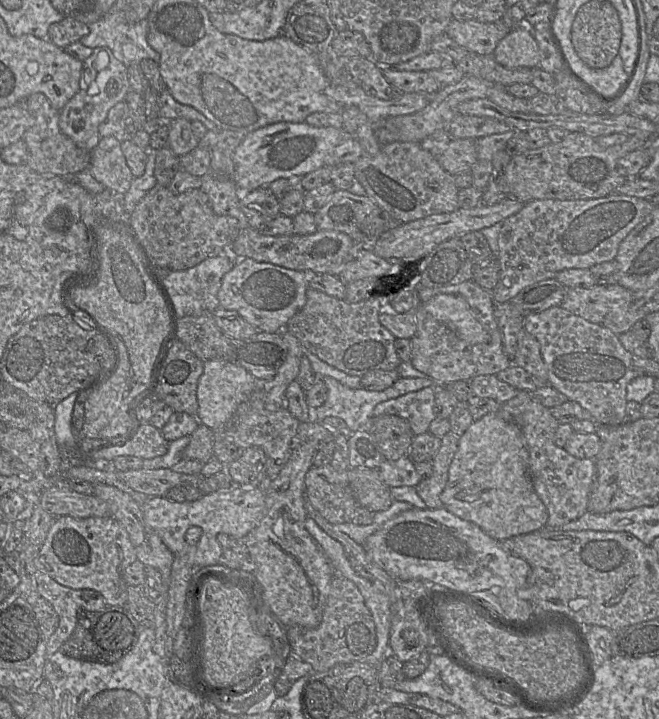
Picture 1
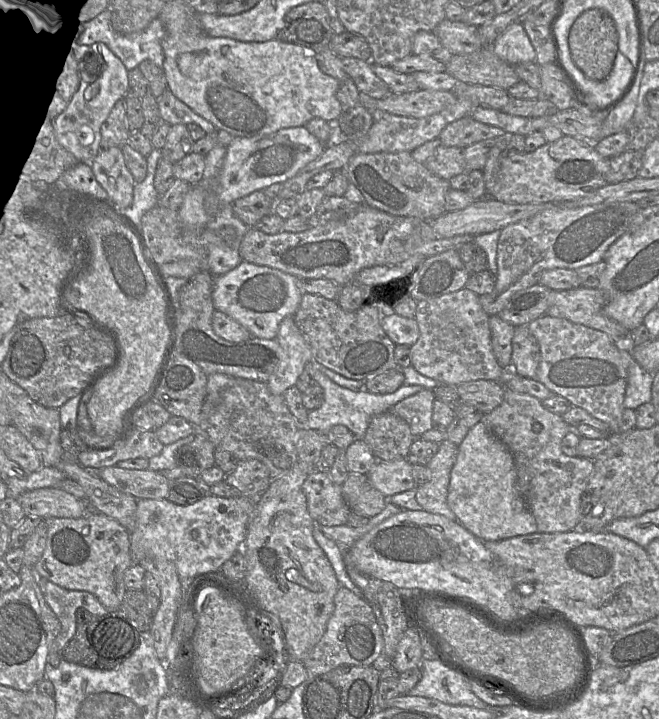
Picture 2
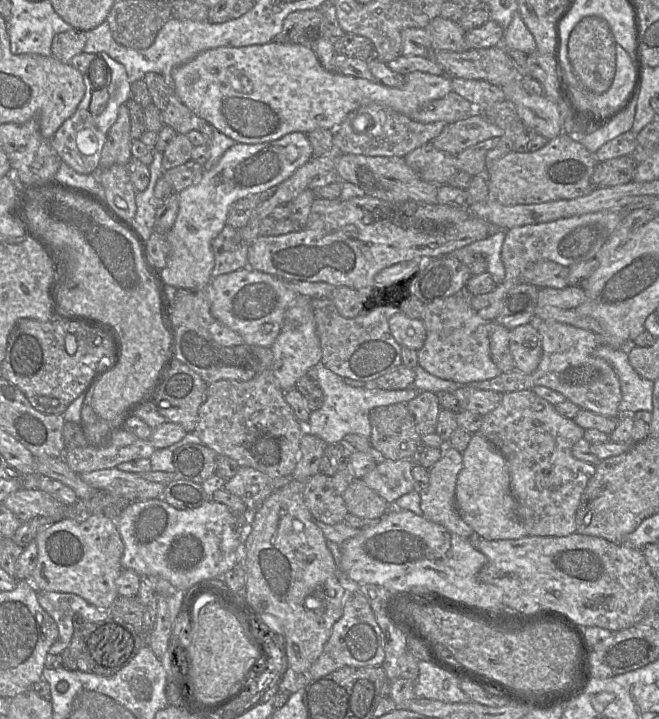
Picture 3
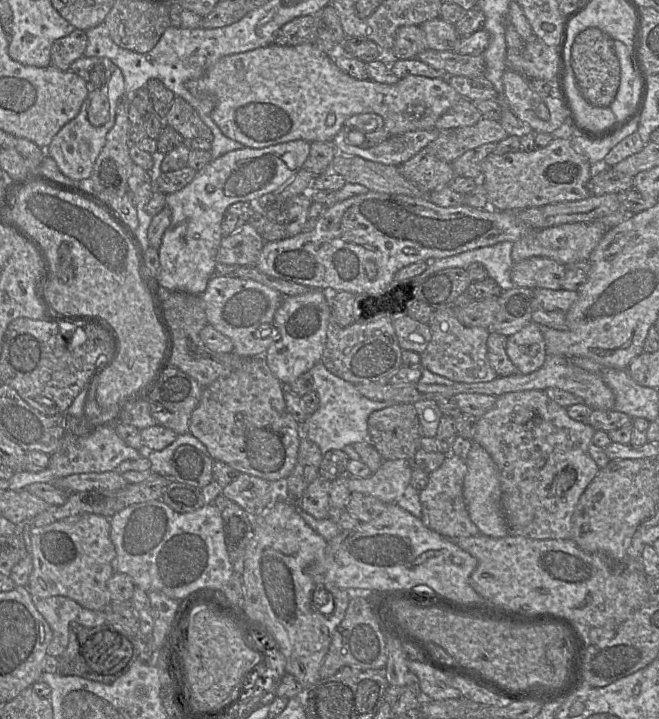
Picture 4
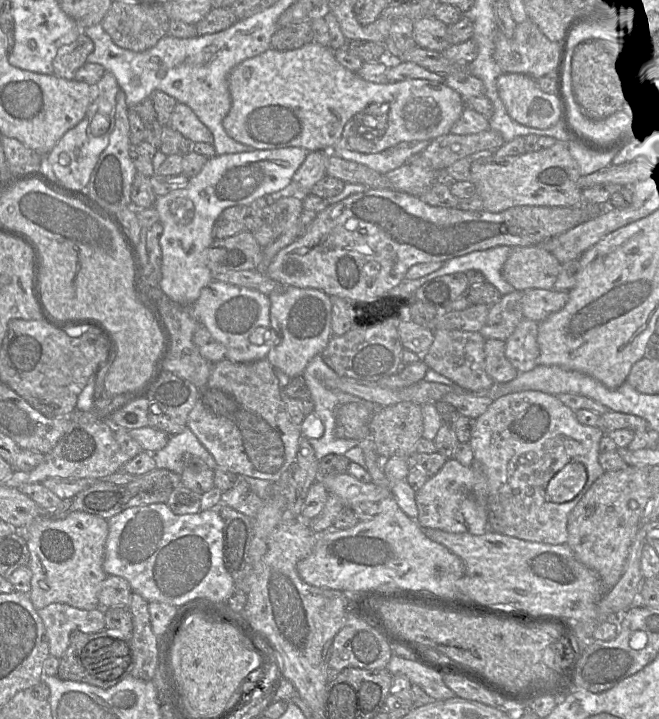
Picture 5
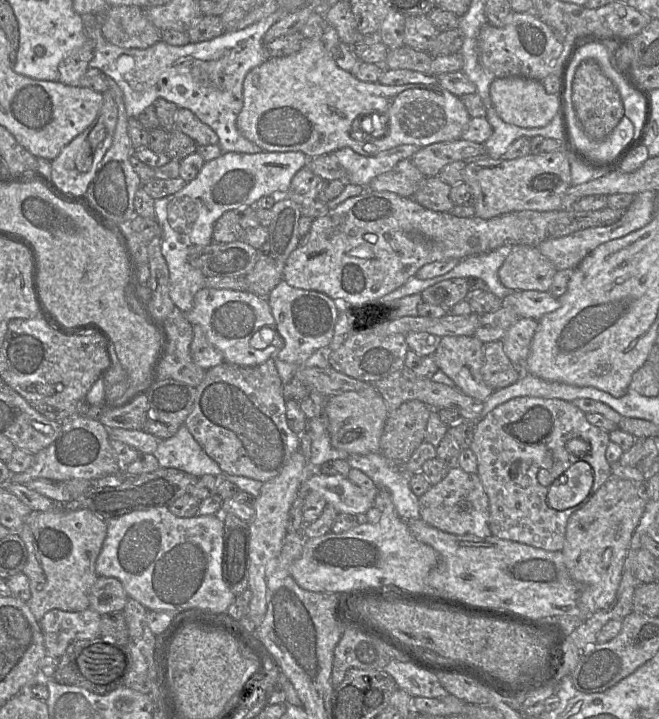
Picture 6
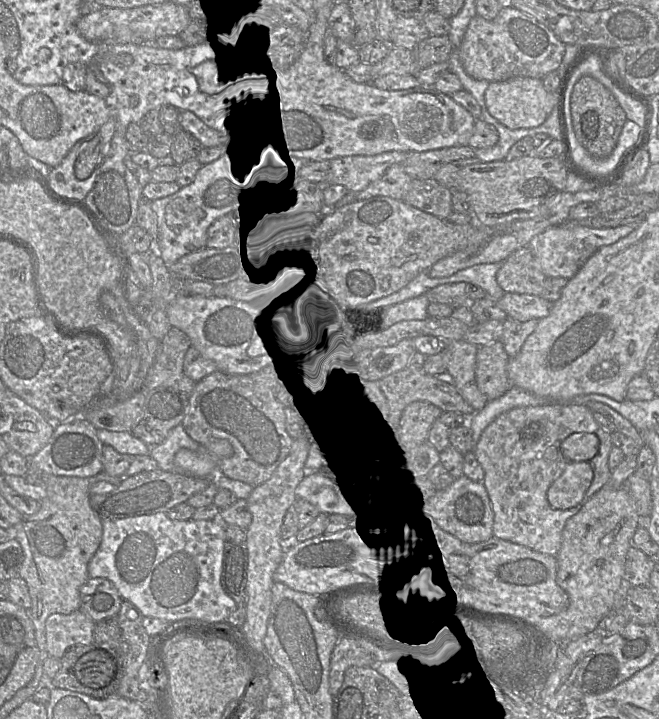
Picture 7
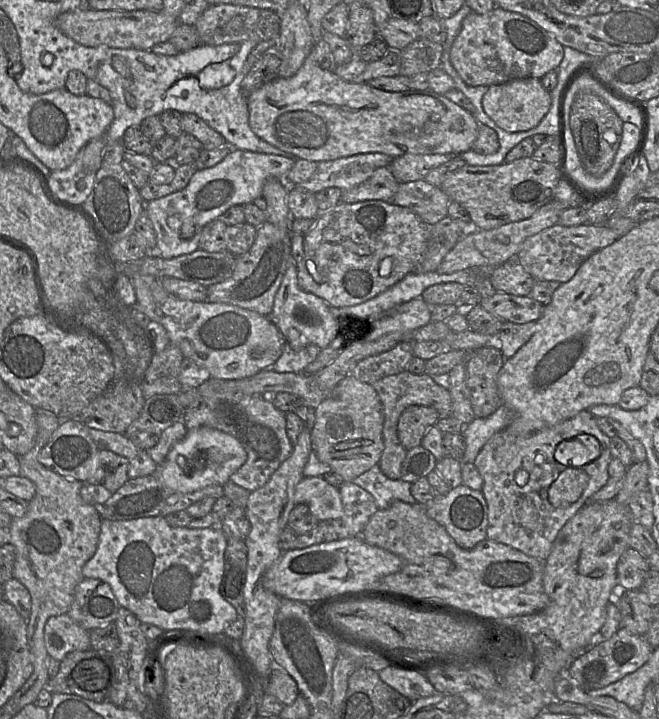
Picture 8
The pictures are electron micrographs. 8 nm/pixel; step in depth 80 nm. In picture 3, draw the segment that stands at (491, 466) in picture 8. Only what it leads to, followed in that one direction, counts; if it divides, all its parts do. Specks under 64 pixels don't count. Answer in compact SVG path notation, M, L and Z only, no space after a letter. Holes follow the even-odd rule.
M521 390L502 394L500 404L483 416L480 432L505 458L516 513L528 535L568 536L575 533L575 517L580 499L595 473L595 465L572 455L573 446L584 436L584 429L574 420L562 416L553 404L532 390Z

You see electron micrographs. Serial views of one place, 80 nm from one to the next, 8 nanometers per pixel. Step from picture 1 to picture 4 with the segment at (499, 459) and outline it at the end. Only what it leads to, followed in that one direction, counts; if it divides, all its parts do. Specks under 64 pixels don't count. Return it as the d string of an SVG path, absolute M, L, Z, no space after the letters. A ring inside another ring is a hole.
M473 442L465 459L467 473L463 483L463 495L469 517L479 532L493 538L502 538L510 534L501 509L501 488L498 471L488 452Z

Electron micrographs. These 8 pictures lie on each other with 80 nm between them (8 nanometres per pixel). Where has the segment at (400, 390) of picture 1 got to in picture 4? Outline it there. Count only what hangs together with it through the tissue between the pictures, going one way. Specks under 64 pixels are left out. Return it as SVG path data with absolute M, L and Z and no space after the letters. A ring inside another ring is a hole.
M321 361L316 363L309 370L309 372L311 373L312 378L313 378L313 390L317 393L318 398L319 398L319 407L312 415L308 416L308 418L306 419L306 421L303 424L301 424L301 426L300 426L300 440L302 438L307 437L309 440L311 440L316 445L318 445L318 447L320 448L323 455L326 452L328 452L329 450L342 450L346 445L353 445L354 443L357 443L357 442L370 442L370 435L369 435L369 431L368 431L368 418L369 418L370 414L376 410L380 410L380 409L390 407L390 406L395 405L395 404L399 404L399 403L393 403L393 402L389 402L389 401L375 401L375 400L371 400L371 399L366 398L365 396L361 395L358 392L358 390L356 389L356 387L353 383L345 381L342 378L331 373L324 366L324 364Z

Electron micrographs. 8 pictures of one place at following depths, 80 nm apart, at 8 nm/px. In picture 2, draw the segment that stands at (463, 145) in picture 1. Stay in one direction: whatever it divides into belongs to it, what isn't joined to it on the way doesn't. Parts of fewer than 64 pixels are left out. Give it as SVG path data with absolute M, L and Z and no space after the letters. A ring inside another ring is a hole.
M439 138L420 145L411 154L431 173L448 181L456 175L467 172L463 149L445 146Z

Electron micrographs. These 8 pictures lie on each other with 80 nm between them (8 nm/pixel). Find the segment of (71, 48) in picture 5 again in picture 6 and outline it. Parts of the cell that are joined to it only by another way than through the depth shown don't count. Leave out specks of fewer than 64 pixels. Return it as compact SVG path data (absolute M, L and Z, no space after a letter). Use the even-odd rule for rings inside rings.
M88 38L84 45L71 52L59 66L59 81L70 86L80 86L80 79L89 68L89 62L95 55L95 43Z

